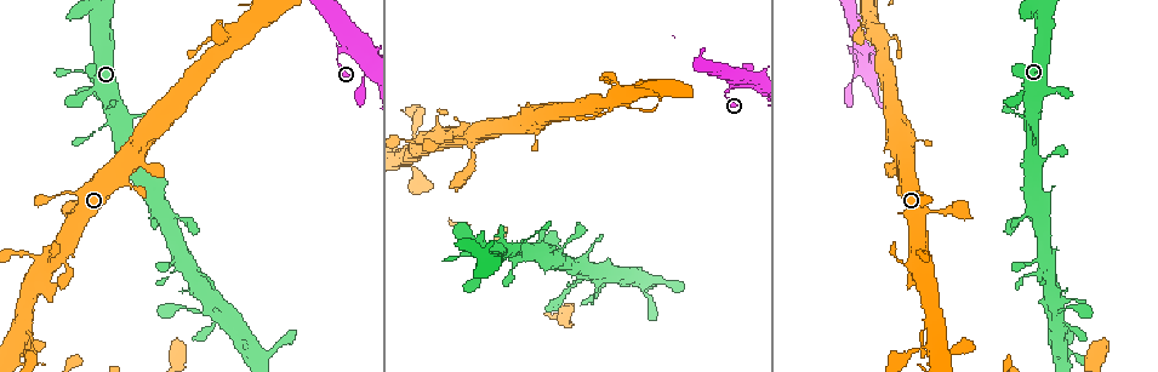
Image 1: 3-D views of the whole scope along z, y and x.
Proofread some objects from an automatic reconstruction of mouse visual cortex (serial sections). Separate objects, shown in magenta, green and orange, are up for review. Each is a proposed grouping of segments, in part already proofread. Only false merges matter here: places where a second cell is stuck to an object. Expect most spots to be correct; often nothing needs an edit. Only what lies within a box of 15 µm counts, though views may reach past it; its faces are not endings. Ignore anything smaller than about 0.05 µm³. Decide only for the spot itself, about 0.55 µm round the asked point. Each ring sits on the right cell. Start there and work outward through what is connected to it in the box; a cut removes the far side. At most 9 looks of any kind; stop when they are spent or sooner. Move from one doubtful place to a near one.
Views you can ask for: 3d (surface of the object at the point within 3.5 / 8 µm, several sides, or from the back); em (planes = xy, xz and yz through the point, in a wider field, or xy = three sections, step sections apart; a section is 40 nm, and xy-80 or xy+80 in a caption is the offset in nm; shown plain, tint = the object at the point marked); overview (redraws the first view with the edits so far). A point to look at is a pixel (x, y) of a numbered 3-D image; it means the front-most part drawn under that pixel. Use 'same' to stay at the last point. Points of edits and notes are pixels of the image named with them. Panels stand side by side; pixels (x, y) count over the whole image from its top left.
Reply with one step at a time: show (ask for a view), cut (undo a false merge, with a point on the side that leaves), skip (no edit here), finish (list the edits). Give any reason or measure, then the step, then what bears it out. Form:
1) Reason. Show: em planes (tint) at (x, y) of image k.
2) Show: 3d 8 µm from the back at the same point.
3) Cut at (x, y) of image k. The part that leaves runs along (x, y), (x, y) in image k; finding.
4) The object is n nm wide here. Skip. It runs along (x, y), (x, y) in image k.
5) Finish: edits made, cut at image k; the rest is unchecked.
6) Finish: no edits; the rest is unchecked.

A narrow waist. Show: 3d 3.5 µm at (43, 264) of image 1.

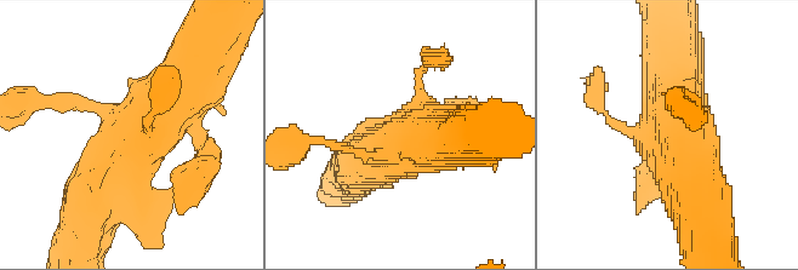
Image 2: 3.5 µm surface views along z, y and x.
Shape alone is not enough. Show: em xy step 3 (tint) at (395, 144) of image 2.

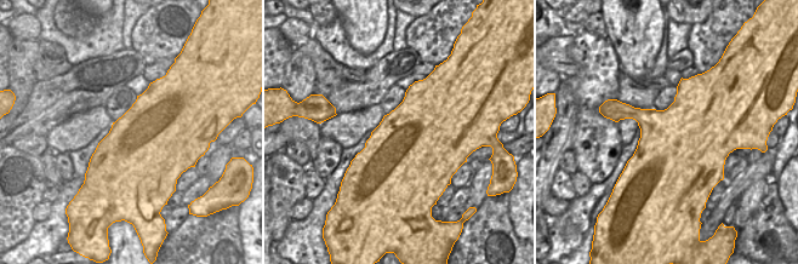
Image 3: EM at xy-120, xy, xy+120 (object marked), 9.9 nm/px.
Skip. One cell here.

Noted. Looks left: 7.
Thin neck. Show: 3d 3.5 µm at (509, 273) of image 1.

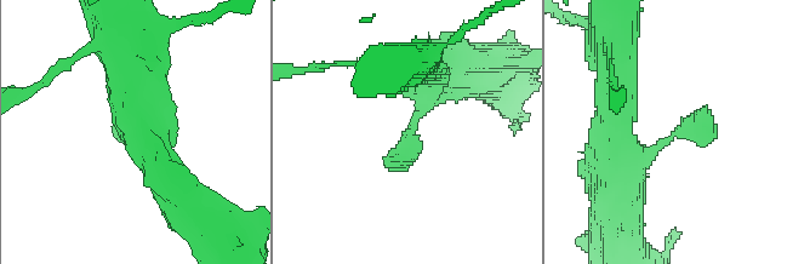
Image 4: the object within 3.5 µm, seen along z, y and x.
Need the tissue. Show: em xy step 3 (tint) at (672, 137) of image 4.

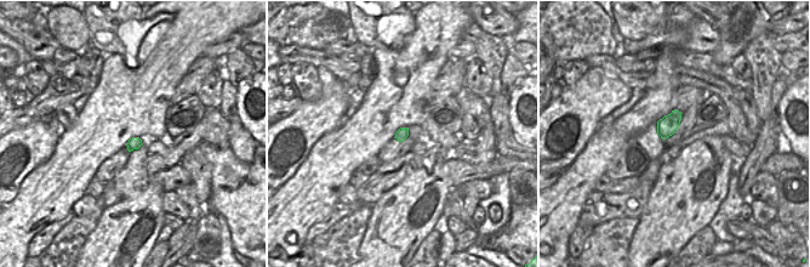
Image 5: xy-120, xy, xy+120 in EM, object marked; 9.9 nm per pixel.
Skip. It runs along (420, 68), (409, 148), (386, 164) in image 4; one cell here.

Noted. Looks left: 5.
Show: 3d 3.5 µm from the back at (862, 68) of image 1.

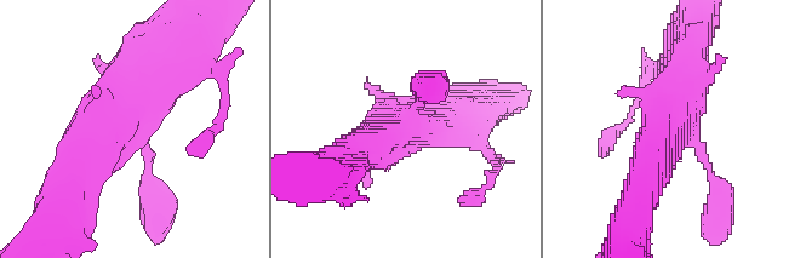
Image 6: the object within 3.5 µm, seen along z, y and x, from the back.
Show: em xy step 1 (tint) at (136, 133) of image 6.

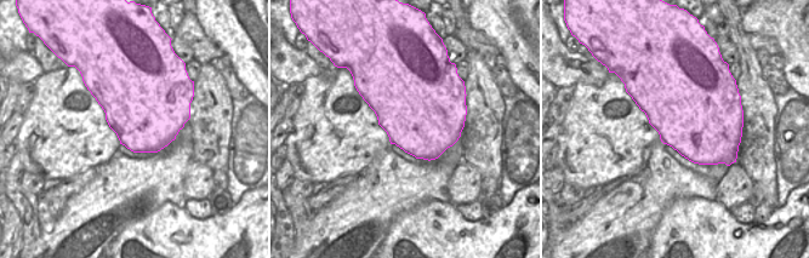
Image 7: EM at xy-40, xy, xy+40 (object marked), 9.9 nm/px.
Skip. It runs along (201, 62), (137, 102), (90, 181) in image 6; one cell here.

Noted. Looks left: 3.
A narrow waist. Show: 3d 8 µm at (936, 344) of image 1.

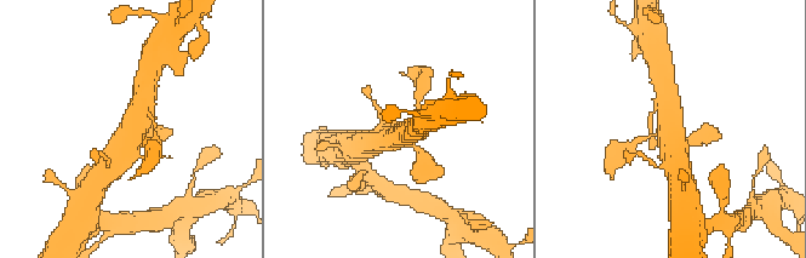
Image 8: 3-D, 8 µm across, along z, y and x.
Now the EM. Show: em xy step 5 (tint) at (673, 136) of image 8.

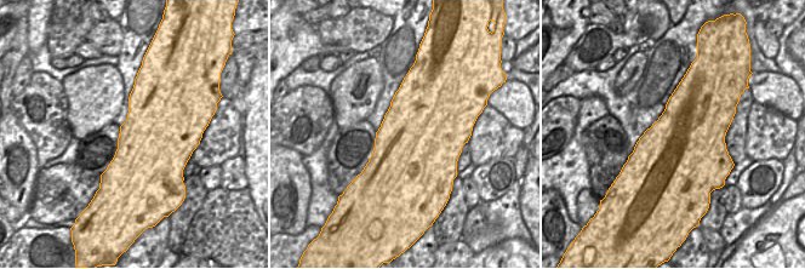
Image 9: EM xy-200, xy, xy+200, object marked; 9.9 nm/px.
Skip. It runs along (668, 92), (668, 126), (684, 145) in image 8; continuous, no second cell.

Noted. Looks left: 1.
Finish: no edits; the rest is unchecked.

